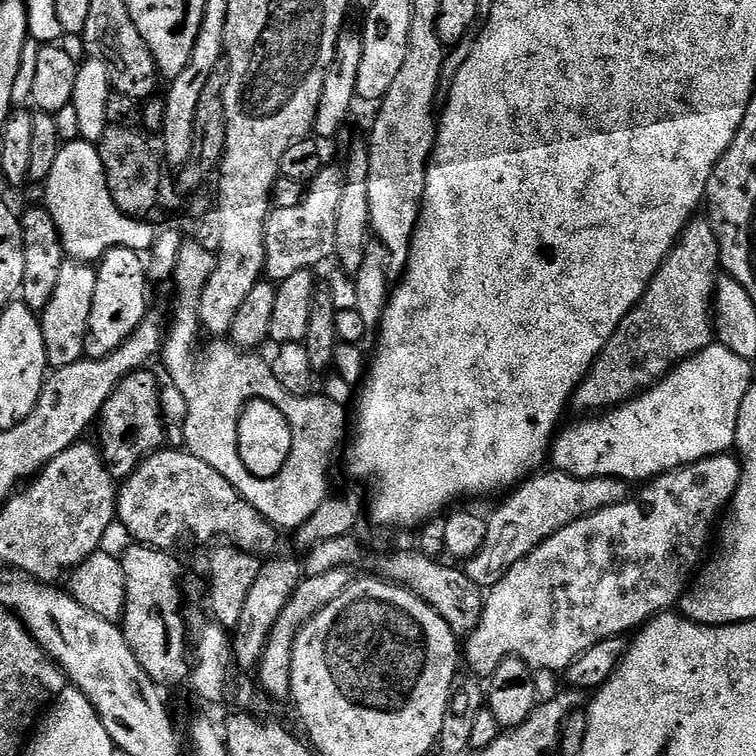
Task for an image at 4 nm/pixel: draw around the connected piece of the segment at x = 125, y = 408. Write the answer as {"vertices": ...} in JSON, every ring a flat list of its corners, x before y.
{"vertices":[[148,371,131,372,123,376,98,417,100,458,109,469,117,473,120,471,124,478,139,466,145,456,151,456,165,443,164,420,160,417,160,384,155,374]]}

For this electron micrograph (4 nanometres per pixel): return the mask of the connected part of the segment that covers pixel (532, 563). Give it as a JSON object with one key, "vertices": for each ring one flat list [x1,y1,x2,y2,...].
{"vertices":[[735,455,709,456,706,460,696,460,693,464,688,464,684,468,675,468,672,472,665,472,663,476,657,476,647,481,643,485,644,508,638,501,625,498,619,504,606,506,602,510,598,510,589,516,583,516,578,522,566,526,558,534,554,534,543,544,539,544,529,556,513,564,495,584,491,585,490,591,484,598,484,609,480,615,478,626,474,629,472,635,467,637,465,644,468,645,465,648,463,645,463,659,464,656,468,659,468,664,474,671,489,672,489,674,495,673,500,664,508,657,516,657,532,670,533,668,545,668,548,672,560,672,563,668,565,670,571,669,583,652,590,650,590,646,598,646,598,642,603,640,631,633,633,630,647,624,653,616,675,609,679,605,681,596,686,591,686,582,691,581,694,573,701,567,702,561,709,551,708,539,711,536,713,539,714,529,717,527,722,513,731,505,732,496,736,492,739,481,740,463]]}

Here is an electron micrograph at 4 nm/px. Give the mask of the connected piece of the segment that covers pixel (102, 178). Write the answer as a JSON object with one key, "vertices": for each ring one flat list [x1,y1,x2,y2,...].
{"vertices":[[73,139,59,149,43,185,43,207,52,215,60,244,71,259,81,262,98,262,111,248,129,248,147,253,156,240,157,231,145,221,133,218,119,208,108,189,106,174,95,143]]}

